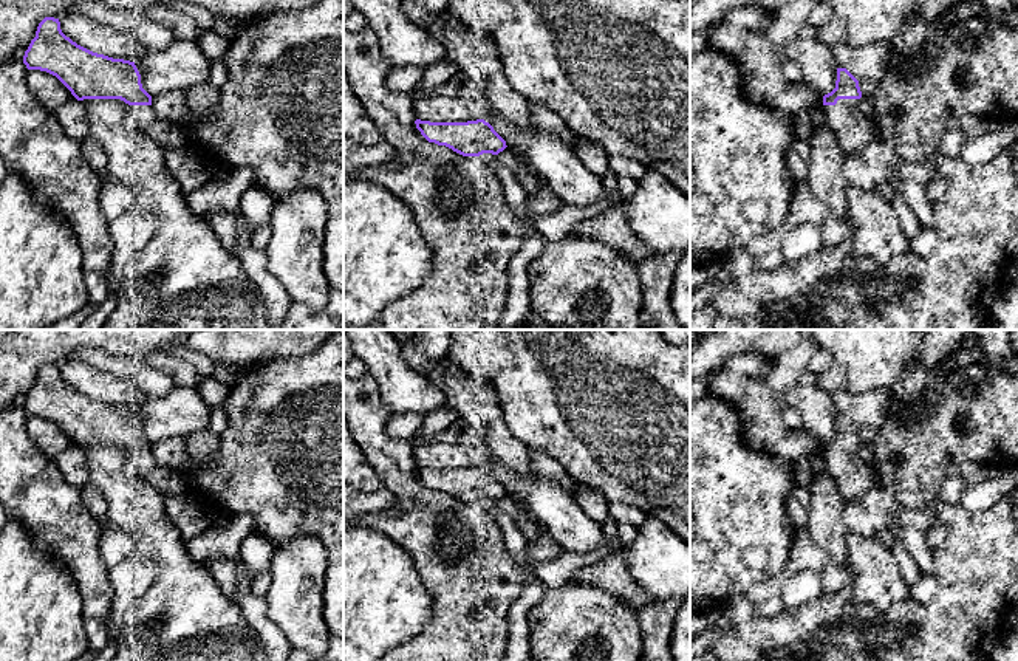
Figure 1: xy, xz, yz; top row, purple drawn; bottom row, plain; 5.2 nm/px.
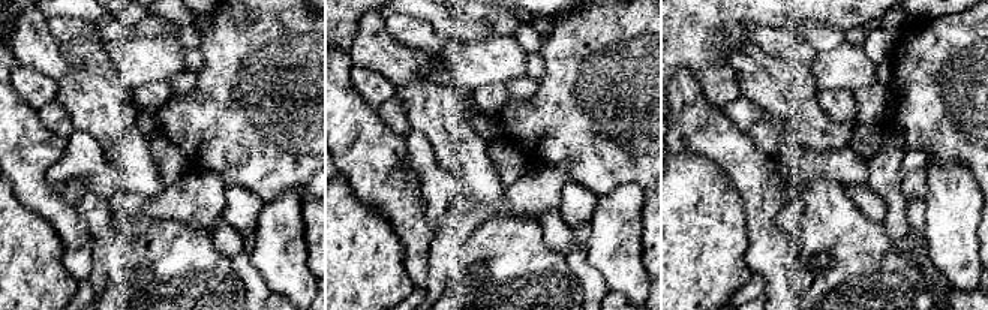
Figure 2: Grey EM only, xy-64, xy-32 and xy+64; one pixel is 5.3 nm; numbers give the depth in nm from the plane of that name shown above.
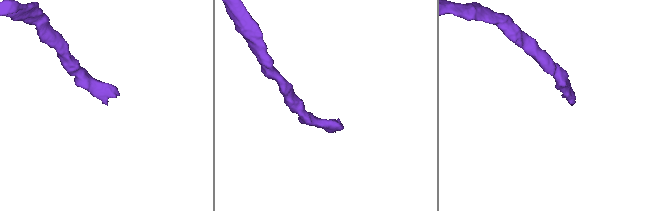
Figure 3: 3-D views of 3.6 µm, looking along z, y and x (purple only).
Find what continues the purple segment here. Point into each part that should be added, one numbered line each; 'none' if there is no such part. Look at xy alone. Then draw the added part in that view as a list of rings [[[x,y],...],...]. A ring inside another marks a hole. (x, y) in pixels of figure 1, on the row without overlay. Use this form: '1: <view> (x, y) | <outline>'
1: xy (167, 482) | [[[130,452],[138,475],[144,478],[164,498],[190,494],[184,471],[172,471],[161,466],[152,452]]]

